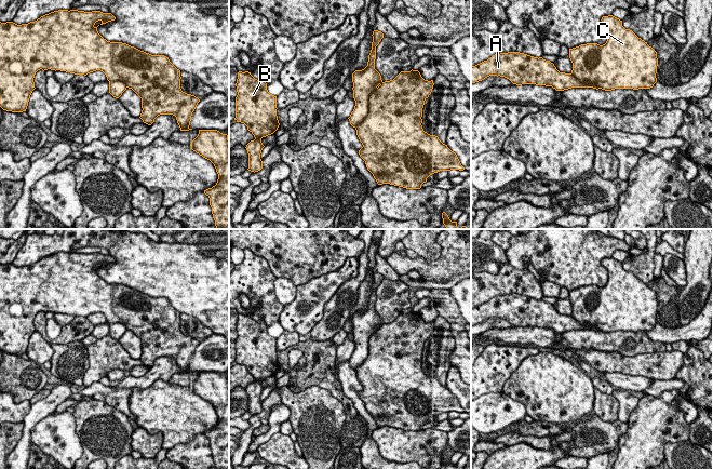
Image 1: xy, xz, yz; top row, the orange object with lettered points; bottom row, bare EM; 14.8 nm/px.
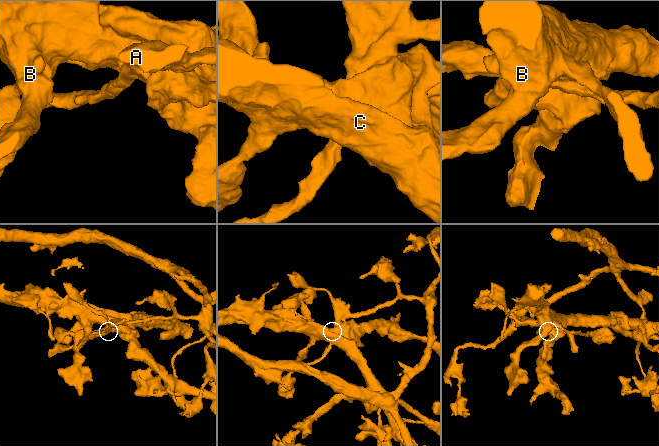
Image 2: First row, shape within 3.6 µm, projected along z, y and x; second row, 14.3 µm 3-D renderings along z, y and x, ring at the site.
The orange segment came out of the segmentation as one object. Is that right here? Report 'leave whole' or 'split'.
split

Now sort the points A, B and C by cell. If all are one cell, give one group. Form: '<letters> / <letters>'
A / B C

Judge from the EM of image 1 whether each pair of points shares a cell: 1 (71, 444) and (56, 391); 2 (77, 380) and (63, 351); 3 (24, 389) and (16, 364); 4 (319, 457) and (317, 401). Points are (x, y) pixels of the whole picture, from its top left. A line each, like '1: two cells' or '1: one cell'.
1: two cells
2: one cell
3: one cell
4: one cell

